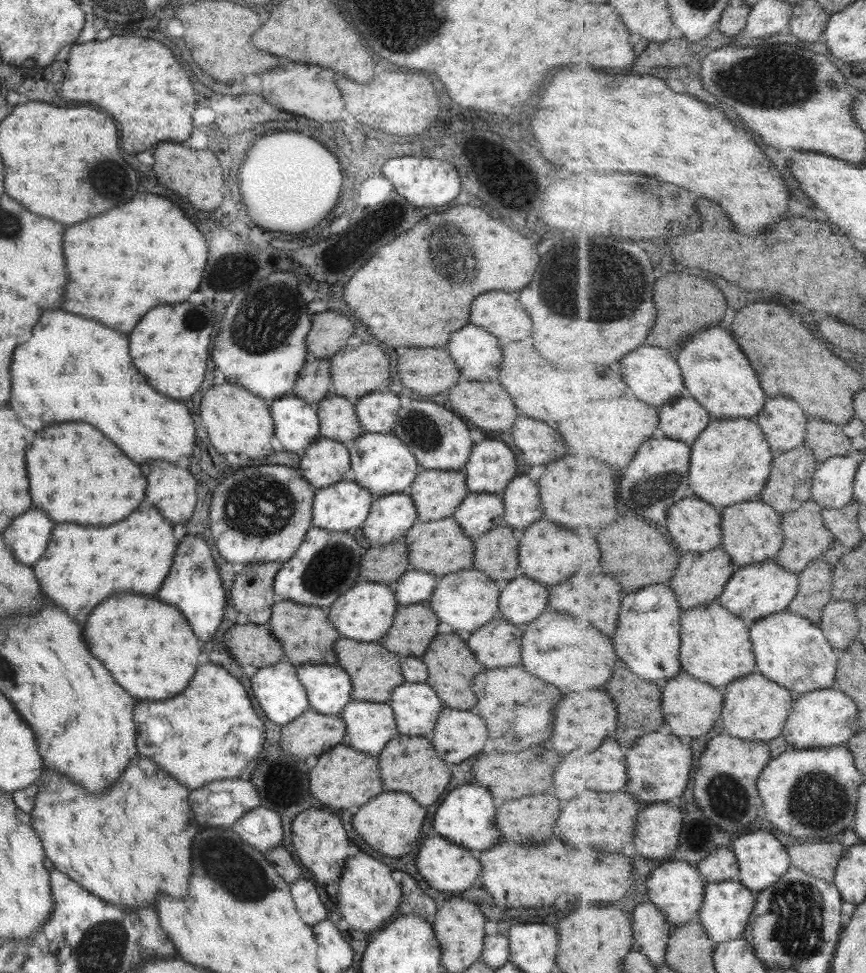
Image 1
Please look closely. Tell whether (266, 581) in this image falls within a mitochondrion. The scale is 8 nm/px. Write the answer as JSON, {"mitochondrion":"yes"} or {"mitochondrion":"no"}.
{"mitochondrion":"no"}

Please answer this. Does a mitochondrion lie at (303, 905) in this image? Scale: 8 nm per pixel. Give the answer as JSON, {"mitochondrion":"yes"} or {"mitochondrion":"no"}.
{"mitochondrion":"no"}

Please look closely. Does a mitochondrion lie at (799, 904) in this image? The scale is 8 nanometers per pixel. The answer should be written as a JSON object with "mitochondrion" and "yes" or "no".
{"mitochondrion":"yes"}

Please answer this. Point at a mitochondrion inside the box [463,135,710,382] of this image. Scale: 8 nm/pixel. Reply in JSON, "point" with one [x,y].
{"point":[597,295]}

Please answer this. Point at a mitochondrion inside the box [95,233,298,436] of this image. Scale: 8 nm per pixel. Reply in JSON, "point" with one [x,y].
{"point":[191,319]}

